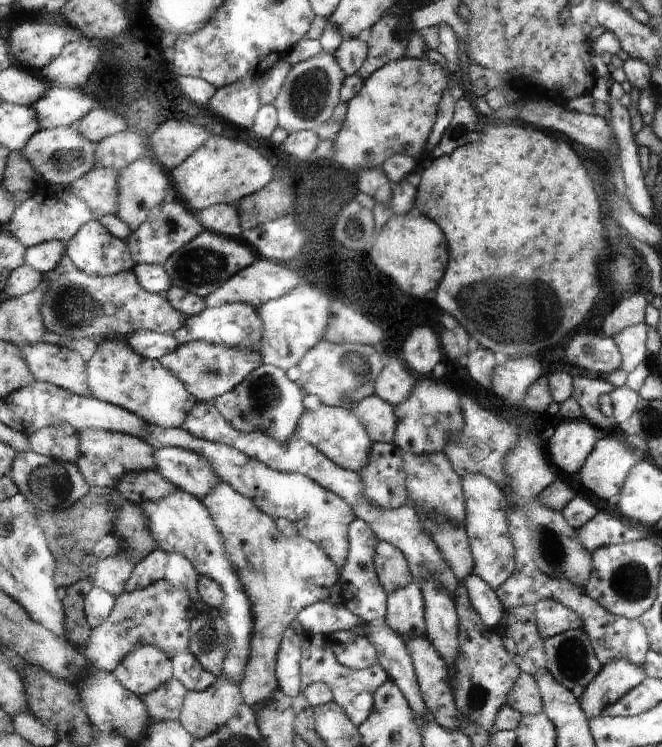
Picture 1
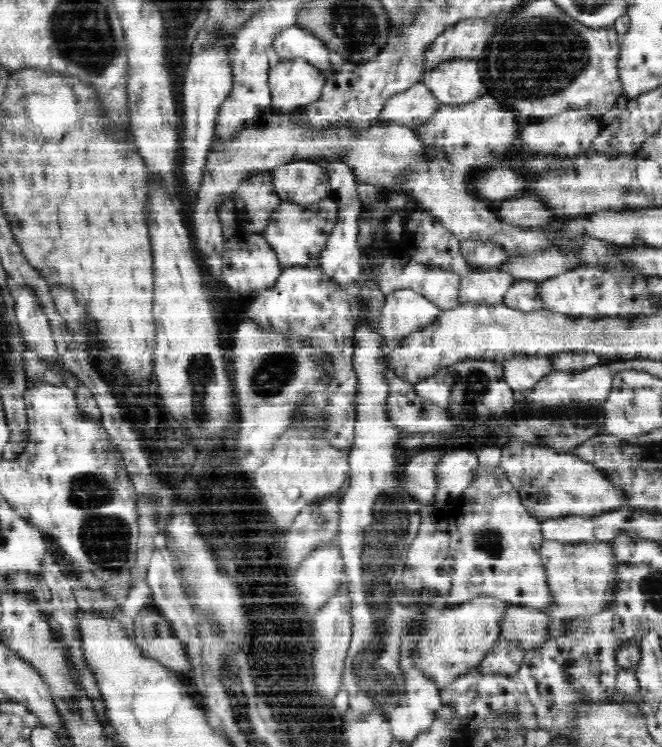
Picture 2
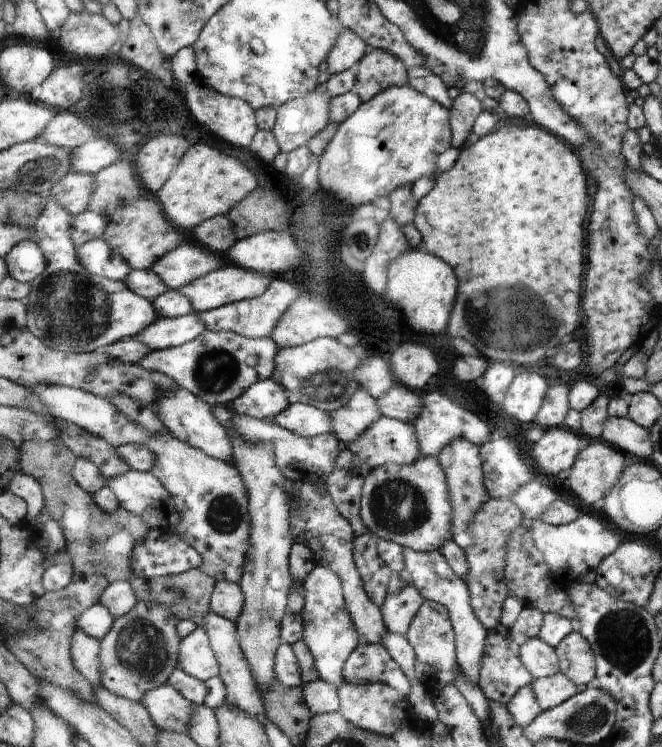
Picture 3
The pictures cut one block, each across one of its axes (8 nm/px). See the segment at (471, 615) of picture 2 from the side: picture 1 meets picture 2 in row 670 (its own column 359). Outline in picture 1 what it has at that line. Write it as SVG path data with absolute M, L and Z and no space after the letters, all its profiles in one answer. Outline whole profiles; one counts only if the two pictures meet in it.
M322 405L318 410L308 409L307 414L302 416L295 435L315 445L320 452L324 453L324 456L335 461L342 468L350 469L355 473L366 467L370 460L372 446L374 446L374 442L367 435L364 424L355 415L354 410L330 405Z

